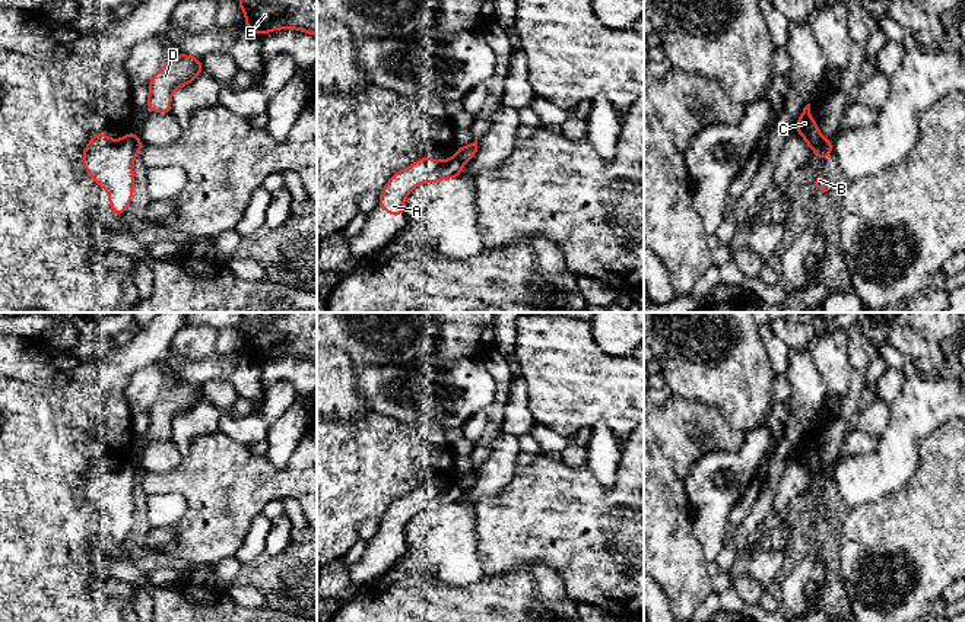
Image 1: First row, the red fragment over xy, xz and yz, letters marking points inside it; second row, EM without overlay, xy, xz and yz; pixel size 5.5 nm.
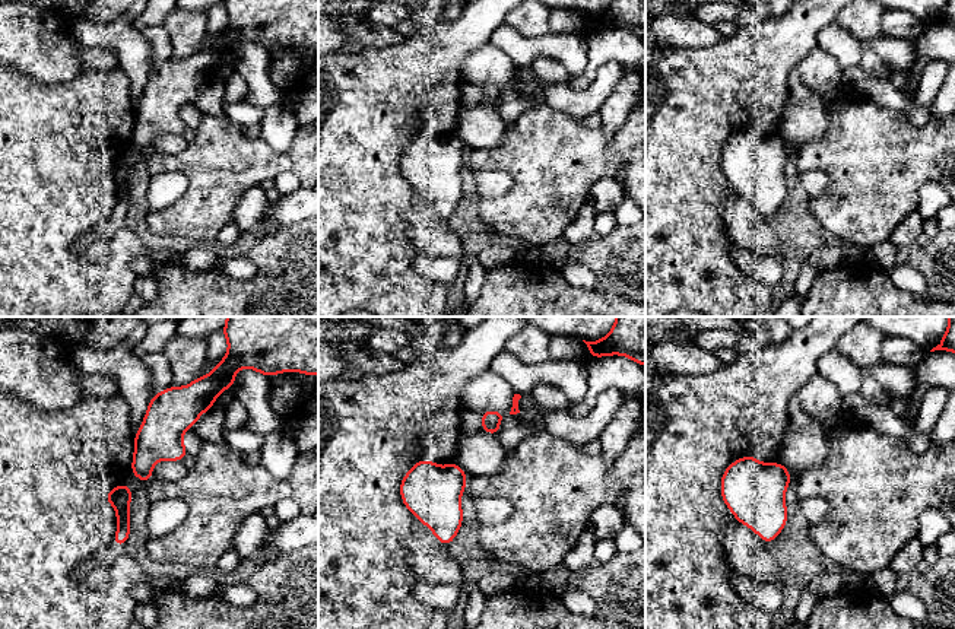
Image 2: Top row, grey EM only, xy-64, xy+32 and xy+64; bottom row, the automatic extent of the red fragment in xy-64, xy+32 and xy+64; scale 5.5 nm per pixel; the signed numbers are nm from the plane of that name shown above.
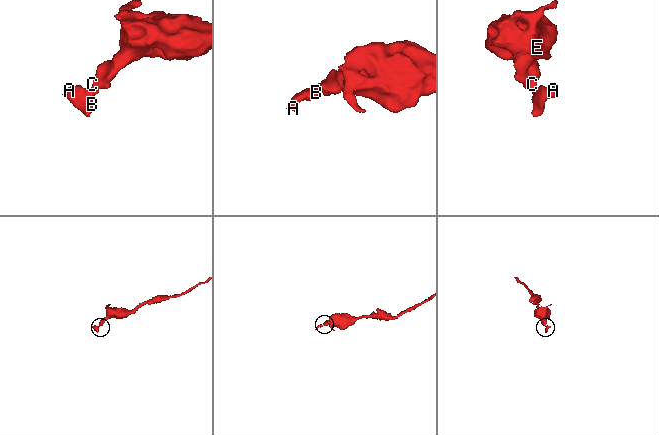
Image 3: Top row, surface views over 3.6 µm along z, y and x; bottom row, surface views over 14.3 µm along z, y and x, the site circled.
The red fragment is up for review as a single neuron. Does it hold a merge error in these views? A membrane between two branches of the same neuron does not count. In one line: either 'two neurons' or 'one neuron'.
two neurons

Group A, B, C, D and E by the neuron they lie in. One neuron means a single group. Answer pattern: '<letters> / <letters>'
A B / C D E

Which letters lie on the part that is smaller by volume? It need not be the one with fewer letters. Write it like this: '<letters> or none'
A, B

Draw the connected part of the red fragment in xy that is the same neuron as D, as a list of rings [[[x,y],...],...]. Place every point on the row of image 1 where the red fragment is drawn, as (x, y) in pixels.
[[[178,53],[174,60],[159,67],[149,83],[149,111],[172,115],[171,98],[175,89],[187,86],[203,72],[201,60]]]

